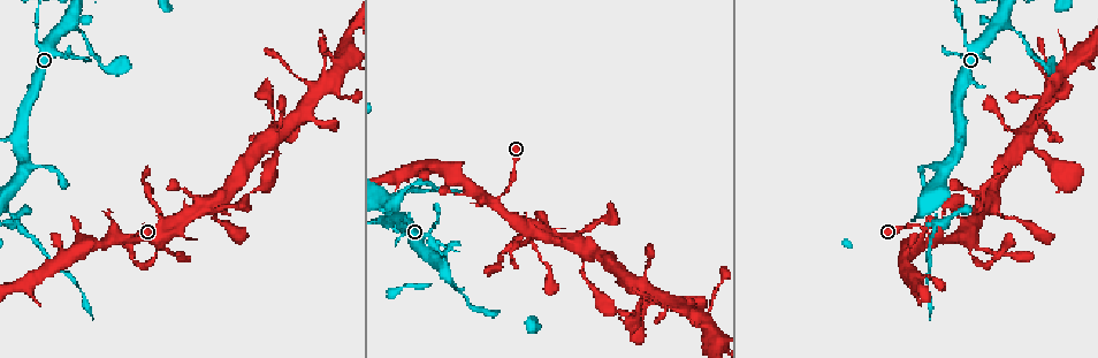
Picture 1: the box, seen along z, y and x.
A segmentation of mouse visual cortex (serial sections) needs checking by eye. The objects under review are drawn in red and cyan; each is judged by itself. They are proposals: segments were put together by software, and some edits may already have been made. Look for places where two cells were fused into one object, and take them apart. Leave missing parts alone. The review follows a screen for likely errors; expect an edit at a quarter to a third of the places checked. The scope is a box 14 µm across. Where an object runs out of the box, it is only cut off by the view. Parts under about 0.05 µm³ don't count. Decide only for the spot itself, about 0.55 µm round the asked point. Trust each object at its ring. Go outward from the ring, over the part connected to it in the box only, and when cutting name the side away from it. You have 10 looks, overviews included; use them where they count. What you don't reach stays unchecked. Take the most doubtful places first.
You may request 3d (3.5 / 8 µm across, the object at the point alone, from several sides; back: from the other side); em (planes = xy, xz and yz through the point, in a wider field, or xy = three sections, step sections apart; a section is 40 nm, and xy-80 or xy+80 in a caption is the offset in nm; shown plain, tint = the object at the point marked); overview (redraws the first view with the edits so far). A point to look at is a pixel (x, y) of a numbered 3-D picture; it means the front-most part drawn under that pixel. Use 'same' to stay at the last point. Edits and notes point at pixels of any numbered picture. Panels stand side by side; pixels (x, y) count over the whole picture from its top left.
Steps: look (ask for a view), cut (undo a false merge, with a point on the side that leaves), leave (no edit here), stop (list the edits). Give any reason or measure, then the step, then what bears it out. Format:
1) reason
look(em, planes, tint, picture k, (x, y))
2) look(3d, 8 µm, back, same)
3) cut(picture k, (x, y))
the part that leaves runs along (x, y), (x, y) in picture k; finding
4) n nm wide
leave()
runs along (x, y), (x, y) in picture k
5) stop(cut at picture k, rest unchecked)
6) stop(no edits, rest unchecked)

thin arm on a thick one
look(3d, 3.5 µm, picture 1, (935, 220))

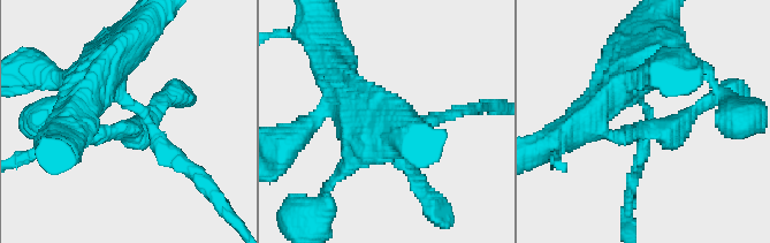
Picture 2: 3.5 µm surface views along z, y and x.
4 arms; arms of 150, 150, 200, 450 nm
look(em, xy, step 5, tint, picture 2, (647, 122))

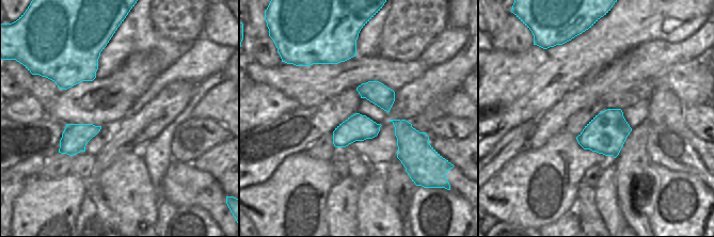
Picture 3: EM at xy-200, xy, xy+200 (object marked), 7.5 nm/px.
look(em, planes, tint, same)

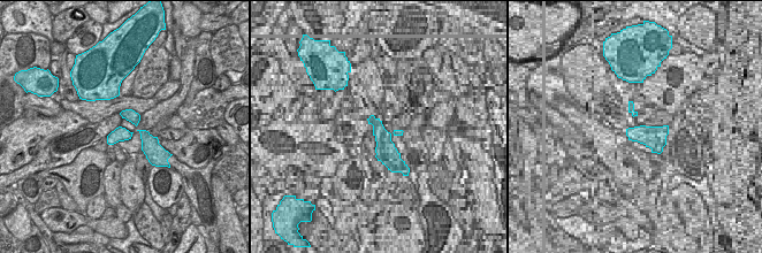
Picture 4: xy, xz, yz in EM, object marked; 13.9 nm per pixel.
cut(picture 2, (167, 159))
the part that leaves runs along (151, 128), (225, 209) in picture 2; two cells meet here

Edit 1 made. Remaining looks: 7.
look(3d, 3.5 µm, picture 1, (35, 25))

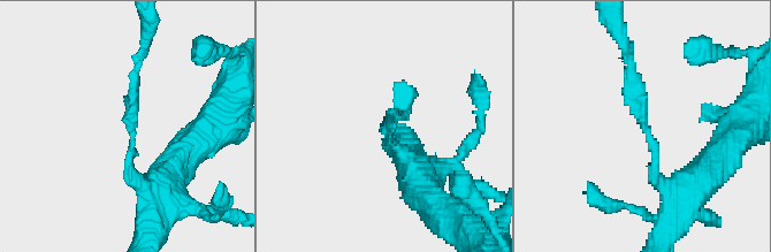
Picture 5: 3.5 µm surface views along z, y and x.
arms of 200, 200 nm; shape alone is not enough
look(em, xy, step 2, plain, picture 5, (392, 135))

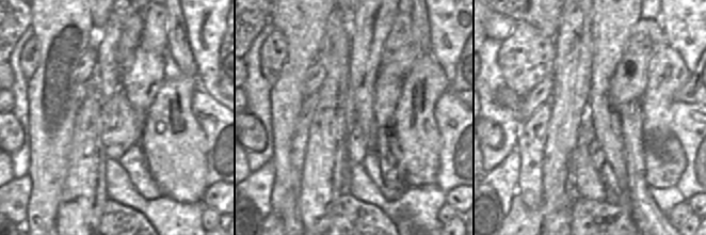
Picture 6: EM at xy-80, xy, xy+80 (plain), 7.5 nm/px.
look(em, xy, step 2, tint, same)

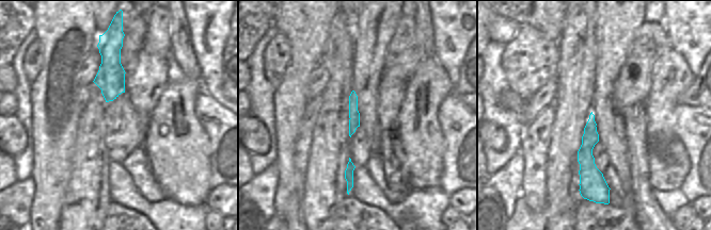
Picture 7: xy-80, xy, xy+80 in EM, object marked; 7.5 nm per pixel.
cut(picture 5, (643, 104))
the part that leaves runs along (649, 140), (626, 52), (632, 45) in picture 5; two cells meet here

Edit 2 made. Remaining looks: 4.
small branch off a trunk
look(3d, 3.5 µm, picture 1, (942, 239))

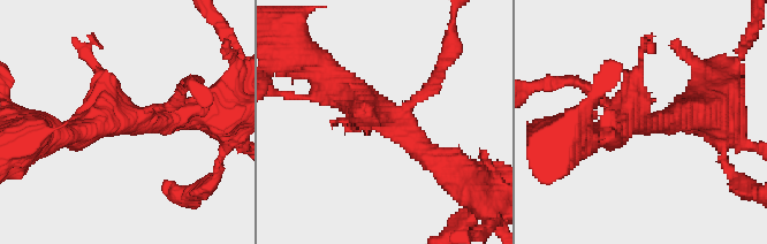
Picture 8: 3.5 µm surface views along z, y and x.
4 arms; arms of 150, 350, 350, 450 nm
look(em, xy, step 3, tint, picture 8, (399, 117))

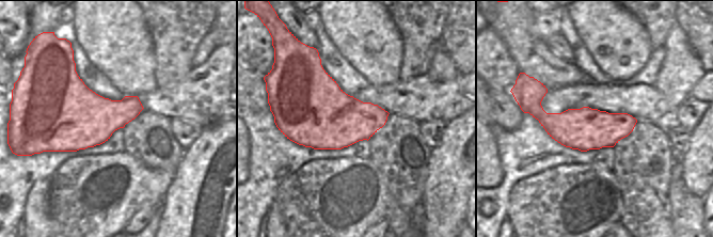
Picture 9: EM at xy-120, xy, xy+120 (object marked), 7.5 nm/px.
leave()
runs along (586, 85), (643, 121), (690, 111) in picture 8; one cell here

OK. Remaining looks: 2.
stop(cut at picture 2, cut at picture 5, rest unchecked)

